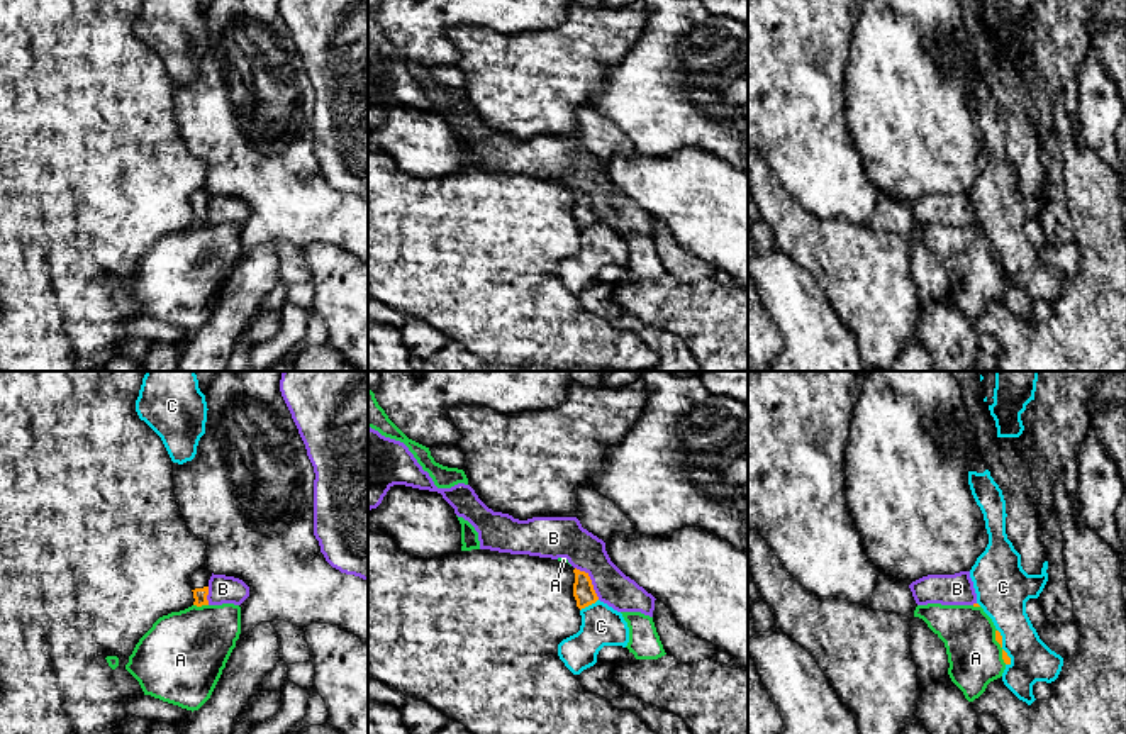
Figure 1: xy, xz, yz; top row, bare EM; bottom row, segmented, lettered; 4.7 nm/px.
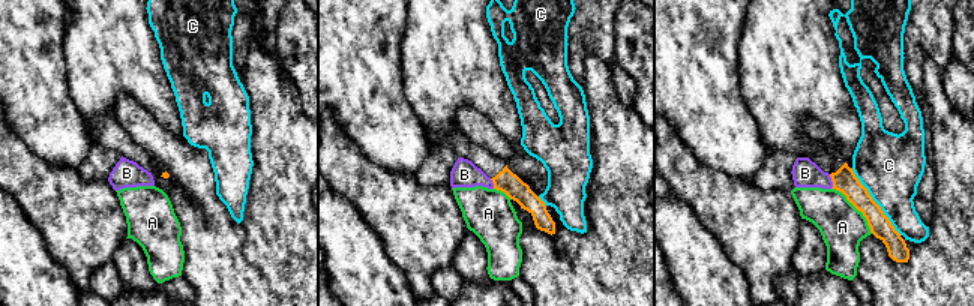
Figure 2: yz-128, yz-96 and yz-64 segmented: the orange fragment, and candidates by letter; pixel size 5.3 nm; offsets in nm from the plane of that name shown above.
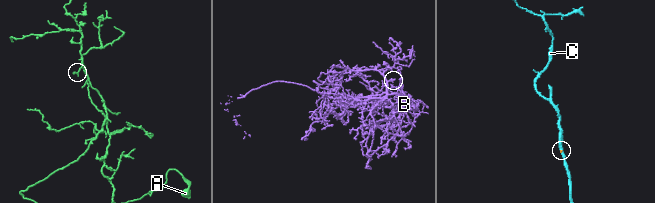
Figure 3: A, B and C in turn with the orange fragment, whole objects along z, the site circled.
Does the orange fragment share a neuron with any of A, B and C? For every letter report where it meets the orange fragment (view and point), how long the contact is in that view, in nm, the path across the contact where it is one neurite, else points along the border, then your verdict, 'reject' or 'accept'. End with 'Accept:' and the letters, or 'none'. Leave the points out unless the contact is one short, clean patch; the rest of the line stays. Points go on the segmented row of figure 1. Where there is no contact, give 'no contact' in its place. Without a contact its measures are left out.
A: xy (200, 606) | 70 nm | along xy (194, 604), (207, 606) | reject
B: xz (590, 582) | 200 nm | along xz (575, 567), (589, 577), (599, 599) | reject
C: xz (589, 604) | 110 nm | reject
Accept: none

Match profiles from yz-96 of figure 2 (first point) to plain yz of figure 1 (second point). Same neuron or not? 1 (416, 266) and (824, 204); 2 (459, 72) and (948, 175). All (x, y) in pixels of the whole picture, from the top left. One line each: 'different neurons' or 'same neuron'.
1: different neurons
2: same neuron

